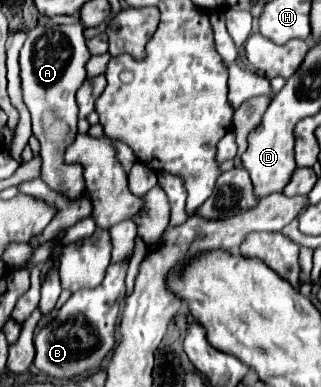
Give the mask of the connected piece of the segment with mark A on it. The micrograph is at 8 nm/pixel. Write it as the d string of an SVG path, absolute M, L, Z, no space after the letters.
M38 24L28 32L28 38L20 50L20 78L22 78L22 94L24 104L32 114L32 132L40 140L40 156L42 156L42 180L66 194L68 198L78 198L84 194L82 166L70 166L62 160L62 152L66 144L76 136L78 122L78 104L76 92L86 80L86 62L90 52L86 48L86 40L80 24L62 26L62 24Z

